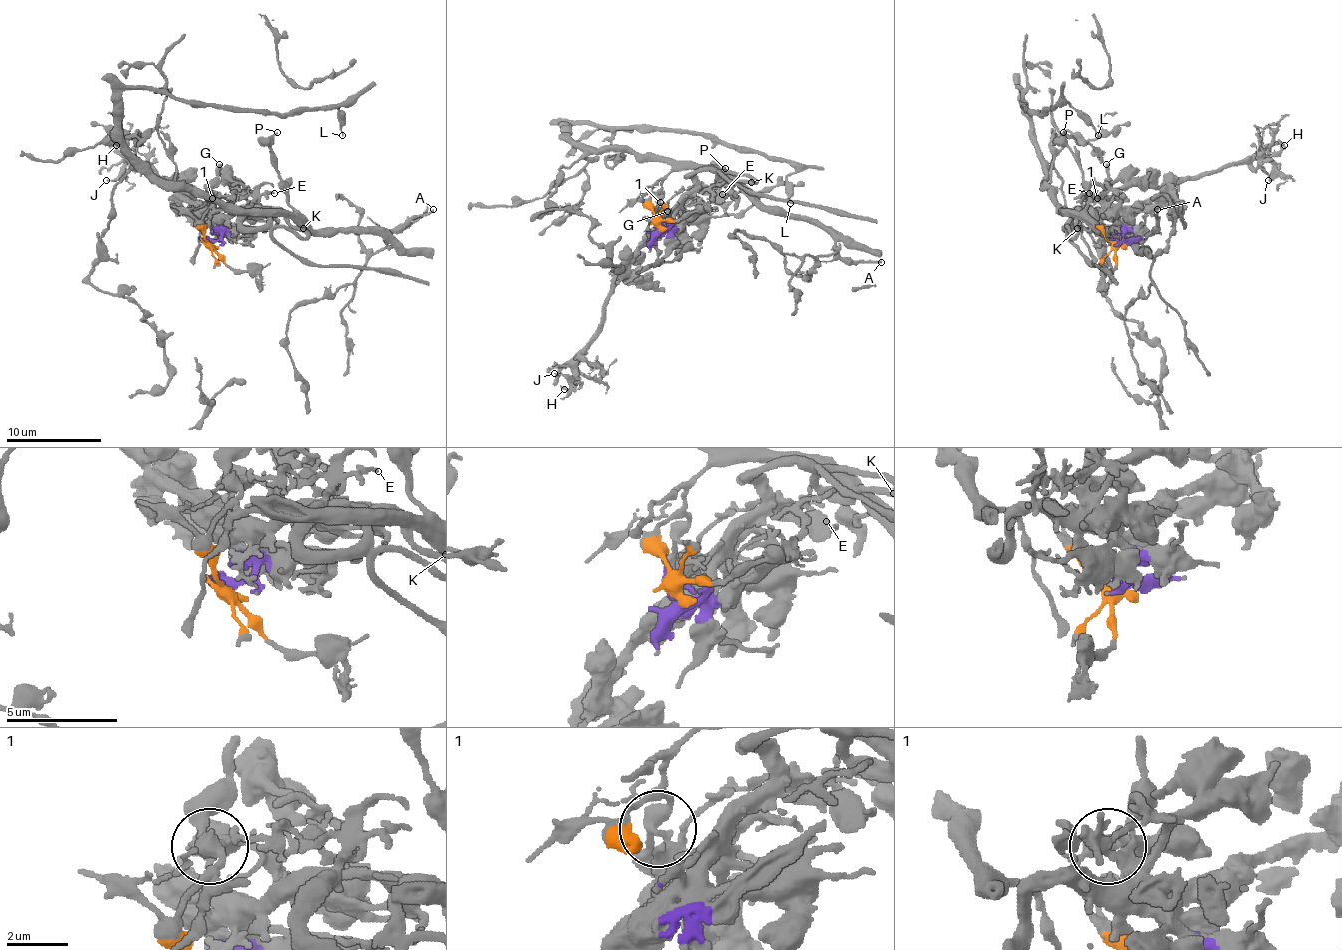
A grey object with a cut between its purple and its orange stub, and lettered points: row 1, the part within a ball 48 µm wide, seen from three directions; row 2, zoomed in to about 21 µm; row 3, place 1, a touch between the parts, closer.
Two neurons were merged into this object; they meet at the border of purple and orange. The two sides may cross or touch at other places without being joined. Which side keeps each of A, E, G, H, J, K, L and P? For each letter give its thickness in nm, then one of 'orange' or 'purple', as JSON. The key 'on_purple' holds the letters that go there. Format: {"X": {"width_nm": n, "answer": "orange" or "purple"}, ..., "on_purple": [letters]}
{"A": {"width_nm": 190, "answer": "orange"}, "E": {"width_nm": 180, "answer": "purple"}, "G": {"width_nm": 320, "answer": "orange"}, "H": {"width_nm": 170, "answer": "purple"}, "J": {"width_nm": 110, "answer": "purple"}, "K": {"width_nm": 320, "answer": "purple"}, "L": {"width_nm": 110, "answer": "orange"}, "P": {"width_nm": 280, "answer": "orange"}, "on_purple": ["E", "H", "J", "K"]}

